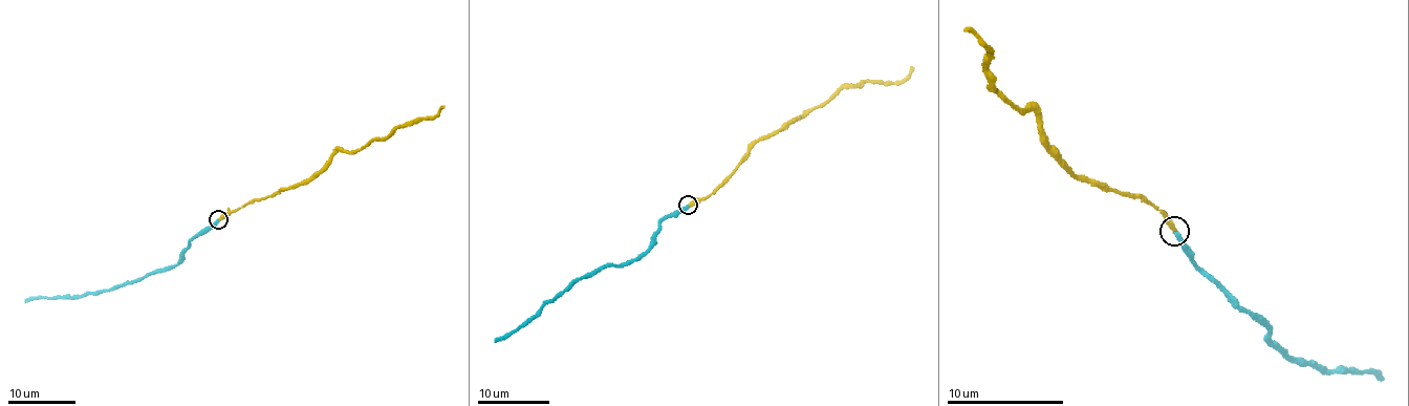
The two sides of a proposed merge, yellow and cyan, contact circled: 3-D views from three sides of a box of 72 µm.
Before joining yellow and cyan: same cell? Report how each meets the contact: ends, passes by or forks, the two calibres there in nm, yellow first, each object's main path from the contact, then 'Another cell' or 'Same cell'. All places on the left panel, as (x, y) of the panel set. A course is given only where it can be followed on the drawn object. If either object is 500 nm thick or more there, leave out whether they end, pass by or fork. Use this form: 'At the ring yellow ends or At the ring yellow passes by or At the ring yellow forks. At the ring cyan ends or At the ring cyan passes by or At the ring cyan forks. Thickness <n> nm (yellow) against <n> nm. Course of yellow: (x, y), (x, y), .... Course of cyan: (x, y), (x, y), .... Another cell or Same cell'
At the ring yellow ends. At the ring cyan ends. Thickness 420 nm (yellow) against 360 nm. Course of yellow: (219, 219), (311, 177), (338, 152), (362, 150), (374, 140), (386, 140), (398, 127), (430, 120), (442, 107). Course of cyan: (219, 219), (189, 242), (183, 257), (164, 270), (104, 291), (30, 297), (25, 302). Same cell

